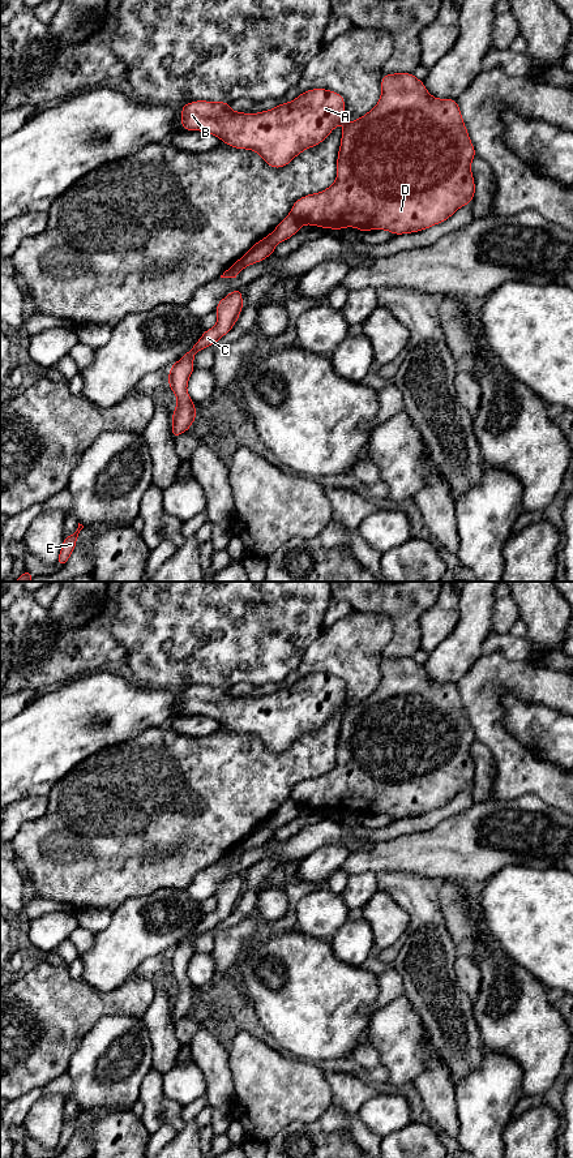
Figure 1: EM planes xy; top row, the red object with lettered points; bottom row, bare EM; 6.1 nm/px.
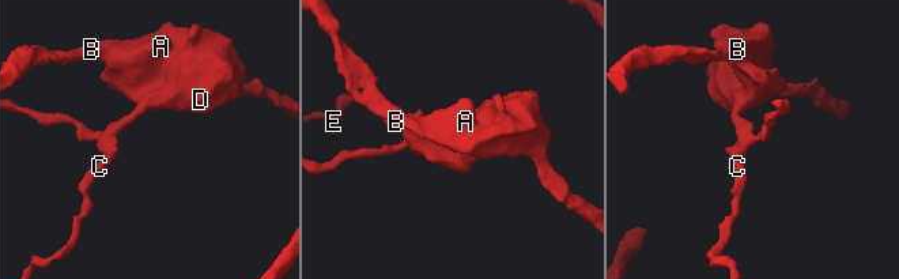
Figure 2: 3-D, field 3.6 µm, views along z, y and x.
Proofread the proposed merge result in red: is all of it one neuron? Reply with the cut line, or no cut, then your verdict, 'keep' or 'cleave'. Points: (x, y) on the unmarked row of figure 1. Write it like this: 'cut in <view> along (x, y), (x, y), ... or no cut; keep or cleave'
cut in xy along (290, 797), (302, 809); cleave

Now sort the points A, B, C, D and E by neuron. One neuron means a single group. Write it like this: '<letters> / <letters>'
A B D / C E

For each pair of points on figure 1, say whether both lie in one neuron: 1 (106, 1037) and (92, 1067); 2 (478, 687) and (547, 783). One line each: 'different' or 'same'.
1: same
2: same

